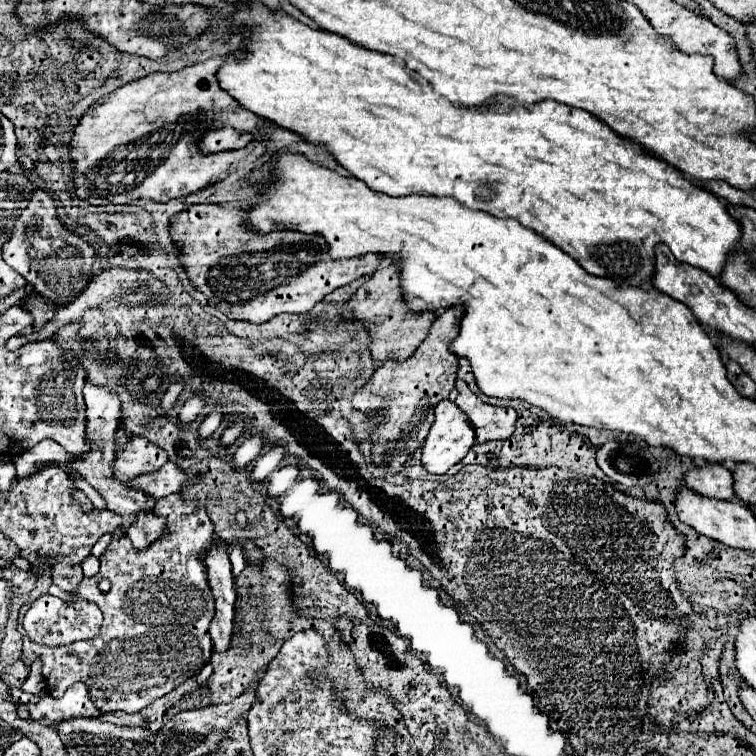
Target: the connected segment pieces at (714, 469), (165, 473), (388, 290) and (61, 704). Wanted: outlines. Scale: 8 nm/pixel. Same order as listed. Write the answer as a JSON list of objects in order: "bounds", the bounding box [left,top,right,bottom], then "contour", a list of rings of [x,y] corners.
[{"bounds":[685,466,733,500],"contour":[[[701,466],[689,470],[685,476],[685,484],[695,490],[697,494],[703,494],[707,498],[715,500],[733,500],[733,474],[725,466]]]},{"bounds":[129,462,187,498],"contour":[[[167,462],[167,466],[163,470],[157,470],[155,474],[141,476],[141,478],[129,482],[129,486],[147,492],[153,498],[163,498],[171,492],[179,492],[185,480],[187,480],[187,474],[183,474],[181,466],[175,462]]]},{"bounds":[343,260,437,364],"contour":[[[393,260],[389,266],[379,266],[375,274],[353,294],[353,298],[343,308],[345,318],[359,318],[365,322],[365,328],[371,332],[371,354],[377,364],[385,362],[387,358],[403,362],[407,356],[411,356],[411,352],[415,352],[415,348],[427,338],[429,328],[437,318],[437,314],[431,310],[413,312],[407,306],[403,290],[399,288],[399,272],[399,260]]]},{"bounds":[11,682,99,724],"contour":[[[75,682],[61,698],[53,696],[33,696],[23,692],[21,688],[11,688],[11,696],[15,704],[27,704],[31,716],[43,720],[45,724],[63,722],[71,718],[95,718],[99,716],[99,708],[95,706],[89,688],[83,682]]]}]

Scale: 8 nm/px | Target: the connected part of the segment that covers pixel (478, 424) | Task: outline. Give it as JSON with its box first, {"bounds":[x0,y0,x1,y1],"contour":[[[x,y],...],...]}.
{"bounds":[455,380,517,442],"contour":[[[457,380],[457,398],[455,404],[467,414],[477,442],[503,440],[515,432],[517,414],[513,408],[501,408],[485,404],[477,394],[473,394],[465,380]]]}

